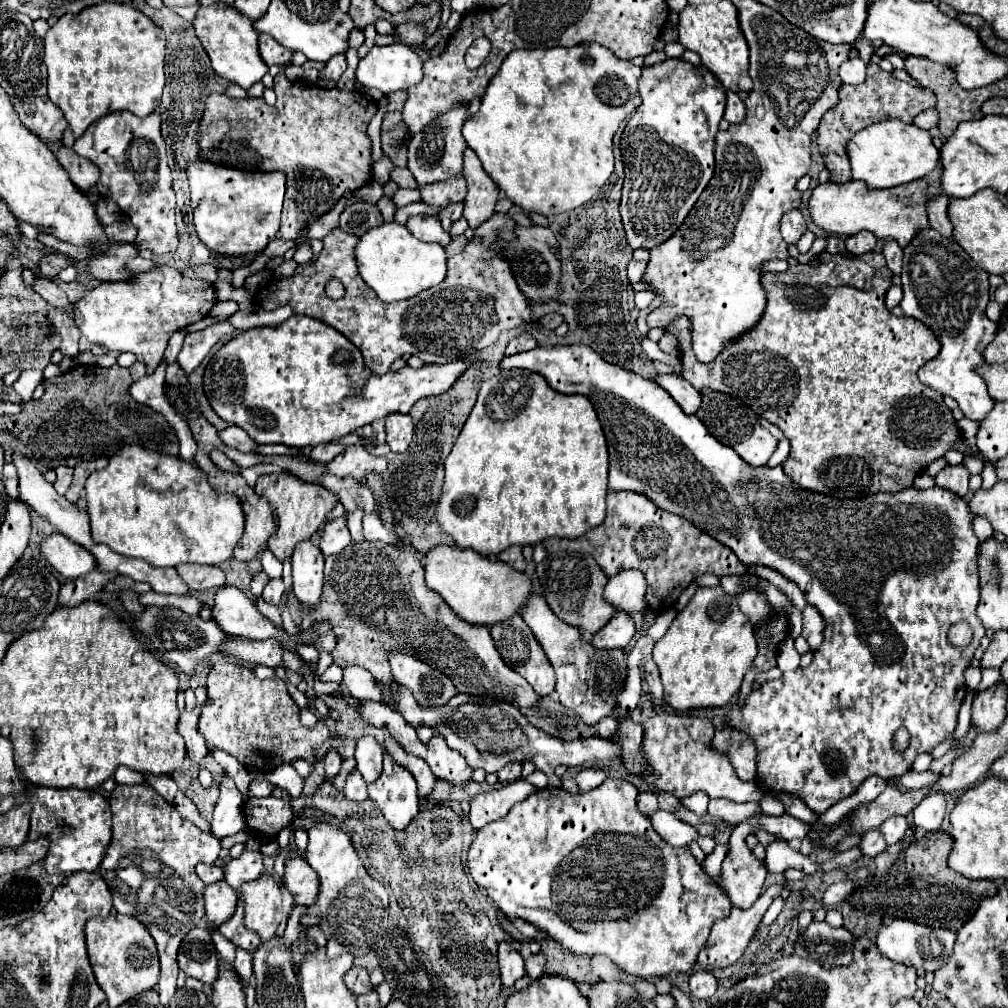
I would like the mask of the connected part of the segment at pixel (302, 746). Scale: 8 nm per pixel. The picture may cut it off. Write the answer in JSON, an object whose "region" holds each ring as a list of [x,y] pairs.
{"region":[[[218,662],[208,674],[208,700],[202,706],[198,732],[204,736],[210,752],[220,748],[232,754],[240,764],[266,774],[296,758],[314,764],[314,748],[328,738],[328,728],[324,724],[304,728],[298,712],[300,708],[288,694],[284,680],[260,680],[250,668]]]}

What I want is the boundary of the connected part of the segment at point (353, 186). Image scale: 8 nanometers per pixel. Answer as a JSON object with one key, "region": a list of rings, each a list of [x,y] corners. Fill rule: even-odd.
{"region":[[[280,72],[276,78],[274,78],[274,90],[276,90],[276,104],[274,106],[266,106],[264,98],[230,98],[226,94],[212,94],[208,100],[206,100],[206,110],[204,110],[204,116],[202,116],[202,124],[200,124],[200,130],[198,130],[198,140],[200,140],[200,152],[202,152],[202,158],[206,160],[212,160],[212,162],[218,162],[218,164],[228,164],[232,168],[246,168],[246,170],[280,170],[288,176],[288,182],[286,182],[286,198],[284,198],[284,210],[282,210],[282,224],[280,224],[280,236],[282,240],[296,240],[302,226],[308,226],[310,222],[318,220],[320,216],[324,216],[328,210],[334,208],[334,204],[342,198],[342,194],[346,194],[348,190],[358,190],[362,186],[366,186],[372,178],[372,142],[366,134],[366,128],[368,128],[368,122],[370,118],[376,114],[376,102],[366,98],[364,94],[360,92],[342,92],[338,88],[332,88],[332,90],[324,90],[324,88],[318,88],[318,86],[312,86],[312,84],[306,84],[306,82],[290,82],[286,80],[284,72]]]}

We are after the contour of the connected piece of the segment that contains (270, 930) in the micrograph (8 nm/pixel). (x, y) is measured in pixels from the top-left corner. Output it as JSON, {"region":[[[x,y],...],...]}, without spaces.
{"region":[[[262,874],[240,888],[246,902],[246,926],[260,934],[262,942],[270,940],[282,922],[282,890],[272,874]]]}

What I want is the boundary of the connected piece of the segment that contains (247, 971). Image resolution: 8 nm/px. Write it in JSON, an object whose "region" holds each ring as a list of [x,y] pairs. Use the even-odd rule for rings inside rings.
{"region":[[[236,948],[236,960],[234,960],[234,970],[238,972],[242,984],[248,982],[248,978],[252,976],[252,956],[248,952],[244,952],[244,948]]]}

